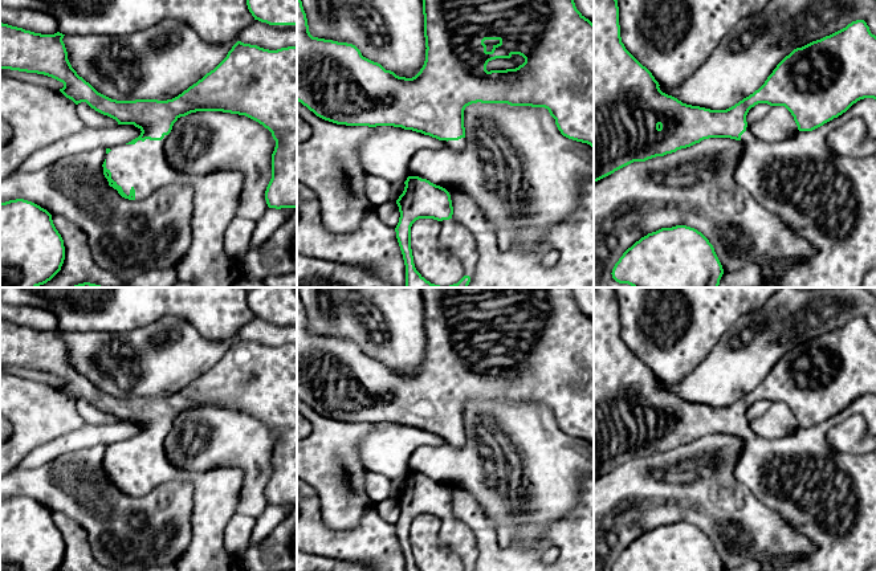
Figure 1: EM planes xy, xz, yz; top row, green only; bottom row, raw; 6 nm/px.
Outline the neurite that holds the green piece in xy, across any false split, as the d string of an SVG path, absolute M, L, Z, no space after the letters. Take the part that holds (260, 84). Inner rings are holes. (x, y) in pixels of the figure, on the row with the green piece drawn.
M0 23L0 69L11 69L27 73L37 73L52 77L64 83L60 91L76 105L86 102L95 111L107 115L118 125L134 125L142 132L129 143L106 148L106 158L102 164L103 175L109 185L129 200L142 200L156 189L168 184L187 184L193 189L193 207L191 231L192 240L188 252L175 265L179 282L191 282L193 287L232 287L243 278L240 260L229 257L224 250L224 234L231 221L236 217L240 205L243 188L243 174L236 171L217 171L201 176L187 176L176 171L166 158L164 143L174 123L180 118L196 111L223 111L245 115L272 132L276 147L272 154L272 179L265 191L265 200L269 208L297 208L297 45L269 50L257 45L237 41L227 57L201 79L190 86L172 99L135 99L117 101L98 93L89 82L77 74L68 60L68 52L62 41L65 34L41 34L23 28Z

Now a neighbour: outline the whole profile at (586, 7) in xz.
M574 0L576 9L588 20L594 20L594 0Z

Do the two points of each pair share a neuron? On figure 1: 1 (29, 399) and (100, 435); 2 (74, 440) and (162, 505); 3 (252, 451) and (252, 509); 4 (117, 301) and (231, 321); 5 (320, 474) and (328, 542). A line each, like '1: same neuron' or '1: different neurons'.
1: different neurons
2: different neurons
3: same neuron
4: same neuron
5: different neurons

